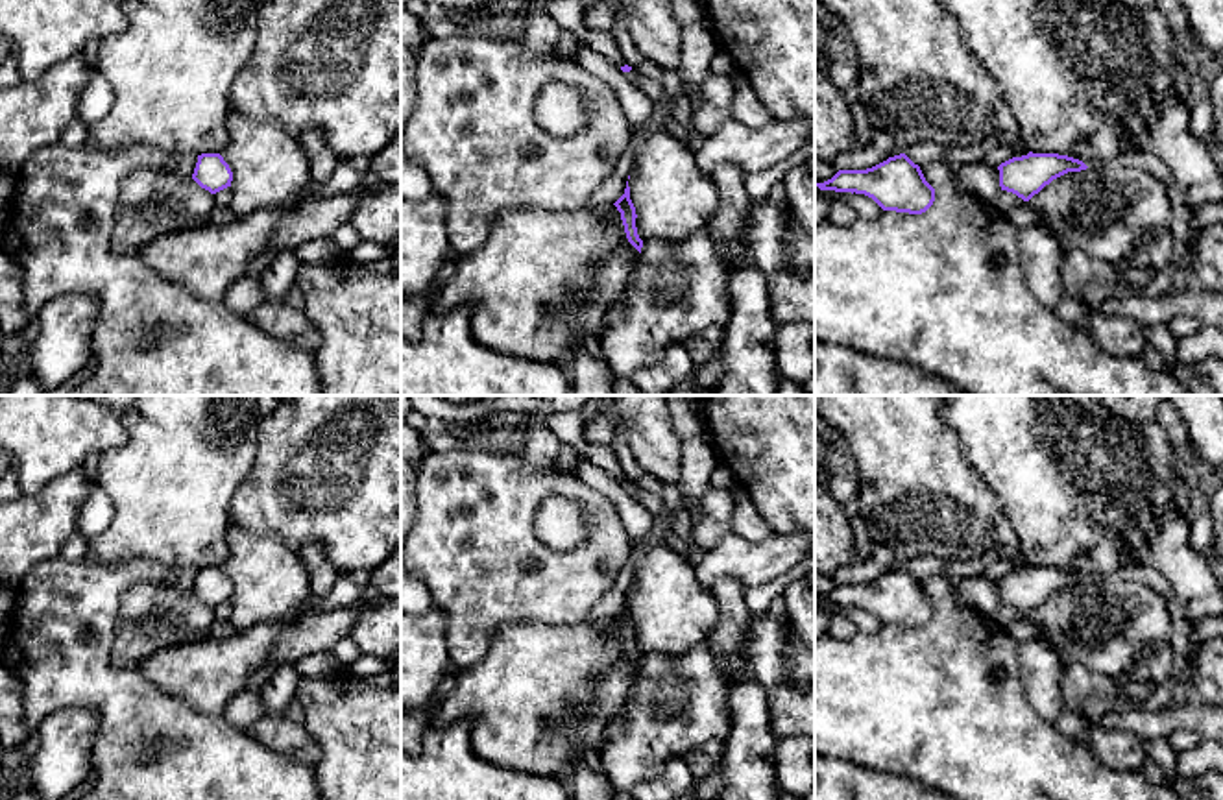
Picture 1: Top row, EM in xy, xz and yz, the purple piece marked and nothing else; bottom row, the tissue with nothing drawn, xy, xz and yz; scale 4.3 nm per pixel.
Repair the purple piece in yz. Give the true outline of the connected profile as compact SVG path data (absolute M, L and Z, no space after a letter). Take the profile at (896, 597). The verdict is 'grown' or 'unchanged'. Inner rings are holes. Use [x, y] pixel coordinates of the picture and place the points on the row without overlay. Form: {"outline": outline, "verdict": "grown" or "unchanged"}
{"outline": "M905 567L866 584L839 584L817 597L820 604L855 606L872 612L883 624L922 628L935 615L935 602Z", "verdict": "unchanged"}

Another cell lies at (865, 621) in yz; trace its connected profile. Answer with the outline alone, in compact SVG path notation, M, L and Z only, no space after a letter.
M815 597L815 612L848 617L859 632L872 634L881 628L881 621L865 608L852 608L852 606L835 606L835 604L820 604Z

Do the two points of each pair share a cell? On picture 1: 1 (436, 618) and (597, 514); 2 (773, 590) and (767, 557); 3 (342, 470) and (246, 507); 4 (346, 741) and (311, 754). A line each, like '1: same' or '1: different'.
1: different
2: different
3: same
4: different

